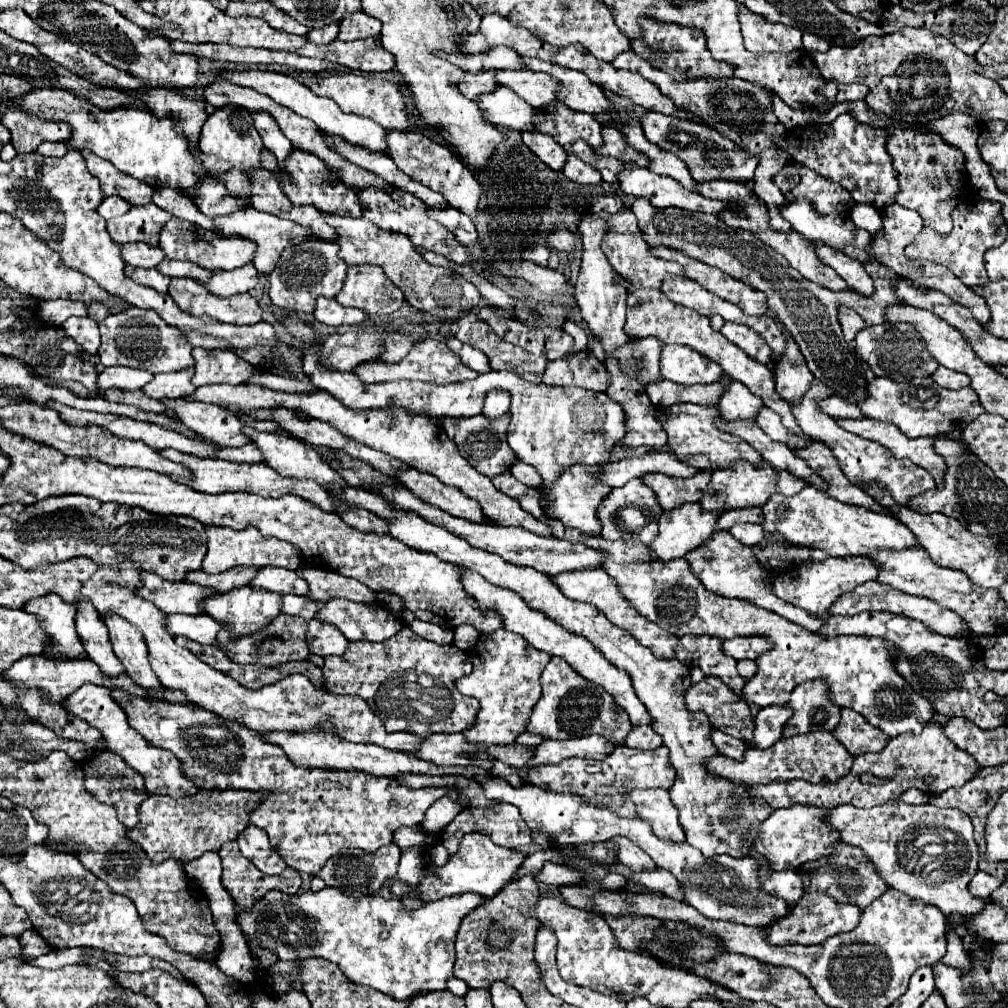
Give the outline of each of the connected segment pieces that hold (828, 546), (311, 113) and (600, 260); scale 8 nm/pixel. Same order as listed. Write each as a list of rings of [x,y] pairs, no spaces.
[[[812,485],[804,487],[798,495],[792,495],[792,497],[784,497],[784,495],[770,497],[768,503],[762,507],[762,511],[764,511],[762,527],[766,533],[780,533],[792,545],[822,549],[826,553],[832,553],[834,557],[868,555],[878,549],[902,551],[902,549],[922,547],[916,535],[892,515],[874,513],[864,507],[840,503],[828,497],[828,493],[814,489]]]
[[[240,69],[240,71],[216,71],[222,79],[230,81],[230,83],[236,83],[236,85],[242,85],[242,87],[250,87],[262,95],[268,95],[270,99],[274,99],[278,105],[284,105],[288,109],[292,109],[294,113],[306,117],[306,119],[312,119],[320,131],[324,133],[332,133],[332,135],[340,135],[344,137],[346,141],[350,143],[356,143],[356,145],[364,145],[372,151],[382,151],[386,153],[384,149],[384,135],[388,131],[384,131],[382,127],[378,127],[376,123],[372,123],[370,119],[364,119],[364,117],[358,117],[358,115],[348,115],[344,113],[332,99],[324,99],[324,97],[316,97],[308,87],[300,85],[294,77],[290,75],[284,75],[284,73],[276,73],[276,71],[258,71],[258,69]]]
[[[588,213],[582,215],[580,235],[582,235],[584,253],[582,253],[582,269],[580,269],[578,281],[574,285],[574,297],[576,297],[576,303],[582,311],[582,319],[588,323],[590,331],[600,337],[600,343],[604,345],[606,355],[612,355],[614,349],[618,349],[620,345],[626,345],[630,339],[624,333],[628,293],[622,285],[616,283],[616,273],[600,249],[604,233],[606,233],[606,221],[604,219],[600,219],[596,215],[588,215]]]

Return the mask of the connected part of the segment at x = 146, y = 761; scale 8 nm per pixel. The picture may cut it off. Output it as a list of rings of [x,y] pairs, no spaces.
[[[86,683],[86,685],[82,685],[76,693],[72,693],[72,695],[64,701],[64,707],[66,707],[72,715],[76,715],[76,717],[84,719],[86,723],[90,723],[92,727],[96,727],[96,729],[102,733],[108,751],[122,755],[124,761],[128,761],[130,767],[134,767],[138,773],[142,773],[146,791],[148,791],[150,795],[170,795],[170,797],[176,799],[176,797],[196,795],[196,793],[200,791],[200,787],[184,775],[182,763],[174,757],[174,753],[150,745],[140,733],[136,733],[136,729],[132,729],[132,727],[128,725],[128,719],[124,717],[124,711],[122,711],[120,705],[110,697],[110,691],[108,691],[108,689],[98,687],[98,685],[92,685],[92,683]]]

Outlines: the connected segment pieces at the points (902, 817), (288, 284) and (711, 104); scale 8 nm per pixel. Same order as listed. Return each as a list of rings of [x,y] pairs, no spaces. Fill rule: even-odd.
[[[900,799],[872,809],[840,805],[832,809],[828,823],[840,831],[844,843],[860,847],[868,855],[890,887],[936,905],[944,915],[960,913],[968,917],[982,913],[992,903],[992,899],[980,899],[968,891],[968,883],[978,869],[978,847],[968,815],[958,809],[940,809],[930,803],[916,807]]]
[[[308,239],[302,245],[288,247],[280,261],[276,263],[274,271],[270,273],[270,299],[280,309],[286,309],[290,313],[298,315],[312,315],[316,307],[316,299],[322,297],[336,297],[336,293],[342,289],[346,279],[346,265],[338,257],[336,243],[320,241],[320,239]]]
[[[634,51],[620,53],[620,57],[616,57],[616,61],[612,61],[612,65],[640,73],[648,81],[654,81],[660,87],[660,91],[666,97],[670,97],[676,105],[686,107],[690,113],[696,113],[696,117],[700,117],[712,129],[716,129],[722,135],[726,135],[728,139],[732,139],[738,147],[742,147],[750,155],[760,157],[760,167],[756,167],[756,173],[754,173],[754,179],[752,179],[754,181],[754,187],[752,187],[754,195],[766,203],[768,213],[770,213],[770,225],[774,229],[780,229],[780,231],[790,229],[788,221],[784,221],[780,217],[780,205],[786,203],[786,197],[782,195],[782,191],[772,181],[780,173],[780,169],[790,161],[790,157],[786,153],[782,153],[780,149],[776,149],[776,145],[772,145],[772,135],[786,133],[786,127],[778,121],[778,117],[772,111],[770,93],[766,93],[756,83],[742,81],[742,79],[736,79],[736,77],[730,77],[730,79],[698,79],[698,81],[680,81],[678,83],[668,73],[664,73],[664,71],[652,67],[648,61],[640,59]]]

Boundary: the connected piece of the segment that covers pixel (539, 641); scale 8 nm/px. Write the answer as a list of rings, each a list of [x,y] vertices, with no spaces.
[[[462,567],[462,579],[464,579],[464,587],[468,591],[468,595],[472,595],[480,609],[482,611],[496,611],[500,613],[500,617],[504,619],[504,627],[512,633],[518,633],[520,637],[524,637],[532,647],[536,647],[538,651],[544,651],[548,655],[556,655],[556,657],[562,657],[576,673],[580,673],[584,679],[592,681],[592,683],[598,683],[604,687],[604,691],[608,691],[616,703],[626,709],[626,713],[630,715],[630,721],[632,725],[652,725],[652,717],[650,713],[646,711],[646,707],[642,705],[642,701],[636,697],[634,693],[634,687],[632,687],[632,681],[630,681],[630,675],[622,669],[618,669],[616,665],[612,665],[586,637],[576,637],[572,633],[568,633],[566,629],[560,629],[560,625],[556,625],[552,619],[544,617],[542,613],[536,613],[534,609],[528,609],[528,605],[514,593],[514,591],[508,591],[508,589],[502,589],[502,587],[496,587],[492,583],[488,583],[484,577],[480,577],[478,573],[472,573],[472,569],[464,569]]]

